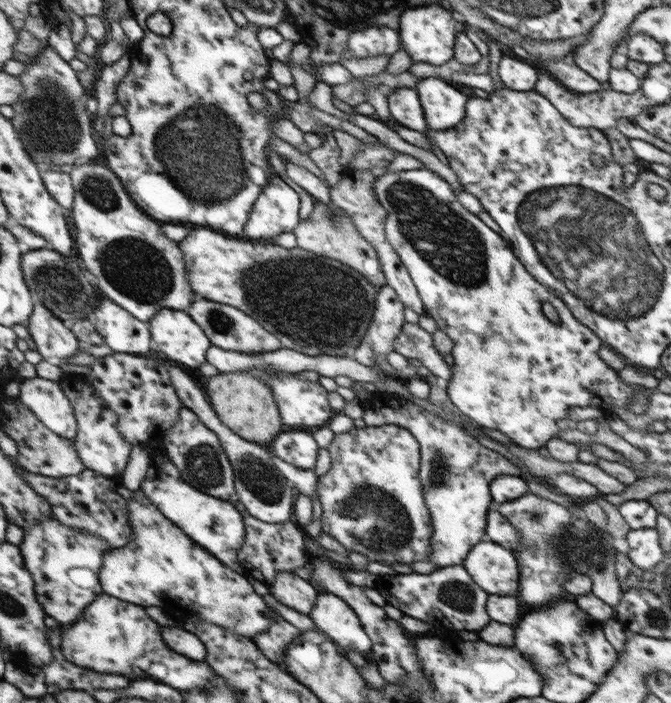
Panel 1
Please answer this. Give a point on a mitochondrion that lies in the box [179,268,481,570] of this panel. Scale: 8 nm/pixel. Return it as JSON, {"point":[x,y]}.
{"point":[380,523]}

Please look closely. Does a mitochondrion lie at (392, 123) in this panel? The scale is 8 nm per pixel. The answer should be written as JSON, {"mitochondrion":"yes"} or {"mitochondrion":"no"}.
{"mitochondrion":"no"}

